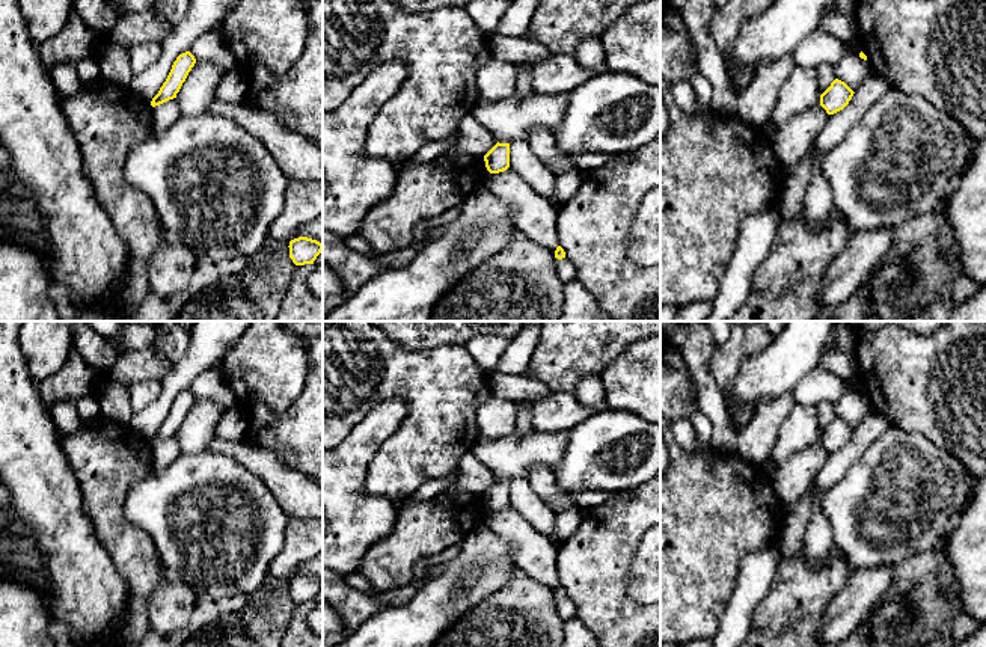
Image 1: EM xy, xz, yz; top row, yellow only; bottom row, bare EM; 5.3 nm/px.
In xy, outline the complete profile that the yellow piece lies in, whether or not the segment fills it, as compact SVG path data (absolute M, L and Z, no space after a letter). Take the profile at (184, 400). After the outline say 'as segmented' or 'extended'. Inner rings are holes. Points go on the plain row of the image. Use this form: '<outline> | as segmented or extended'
M190 389L179 392L173 400L166 419L160 425L158 431L152 436L151 443L155 445L176 436L176 431L179 430L194 401L196 397Z | as segmented

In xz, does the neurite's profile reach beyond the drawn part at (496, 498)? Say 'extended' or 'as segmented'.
as segmented

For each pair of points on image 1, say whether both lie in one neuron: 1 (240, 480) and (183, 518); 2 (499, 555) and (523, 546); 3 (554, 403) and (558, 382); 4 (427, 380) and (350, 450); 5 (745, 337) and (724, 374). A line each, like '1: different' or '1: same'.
1: same
2: different
3: different
4: different
5: same

